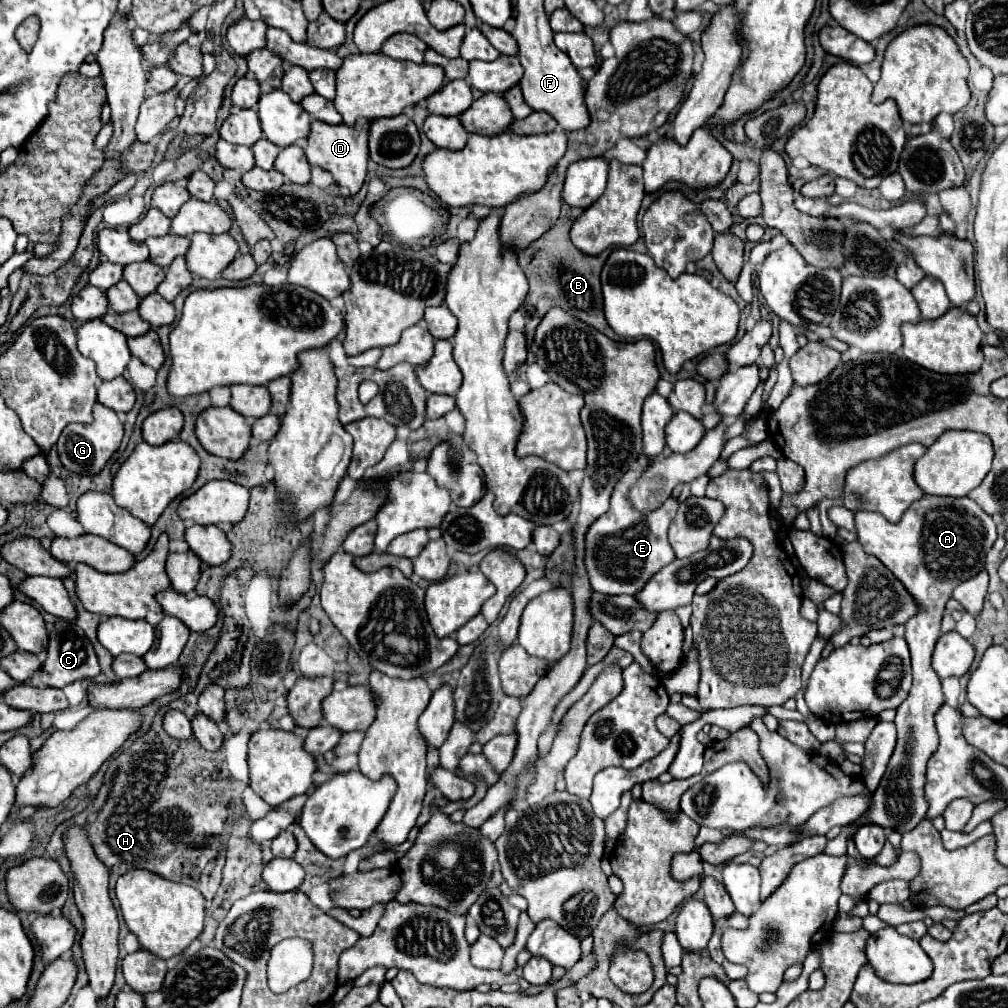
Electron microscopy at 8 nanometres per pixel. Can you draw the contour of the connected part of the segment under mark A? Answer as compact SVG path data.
M924 495L910 505L898 523L888 523L880 513L874 511L856 511L856 533L864 551L878 557L904 583L922 611L906 623L906 643L912 655L914 683L908 699L898 707L896 713L894 723L898 727L898 743L894 755L888 763L884 779L880 781L880 787L872 797L870 809L862 819L858 819L854 825L846 825L838 837L826 843L824 853L828 855L844 855L848 839L854 835L858 825L872 823L904 835L926 819L926 763L938 747L934 715L944 703L940 677L932 669L930 659L940 637L944 605L956 585L974 577L984 567L984 557L996 541L996 523L982 511L982 507L978 507L978 503L968 497Z

